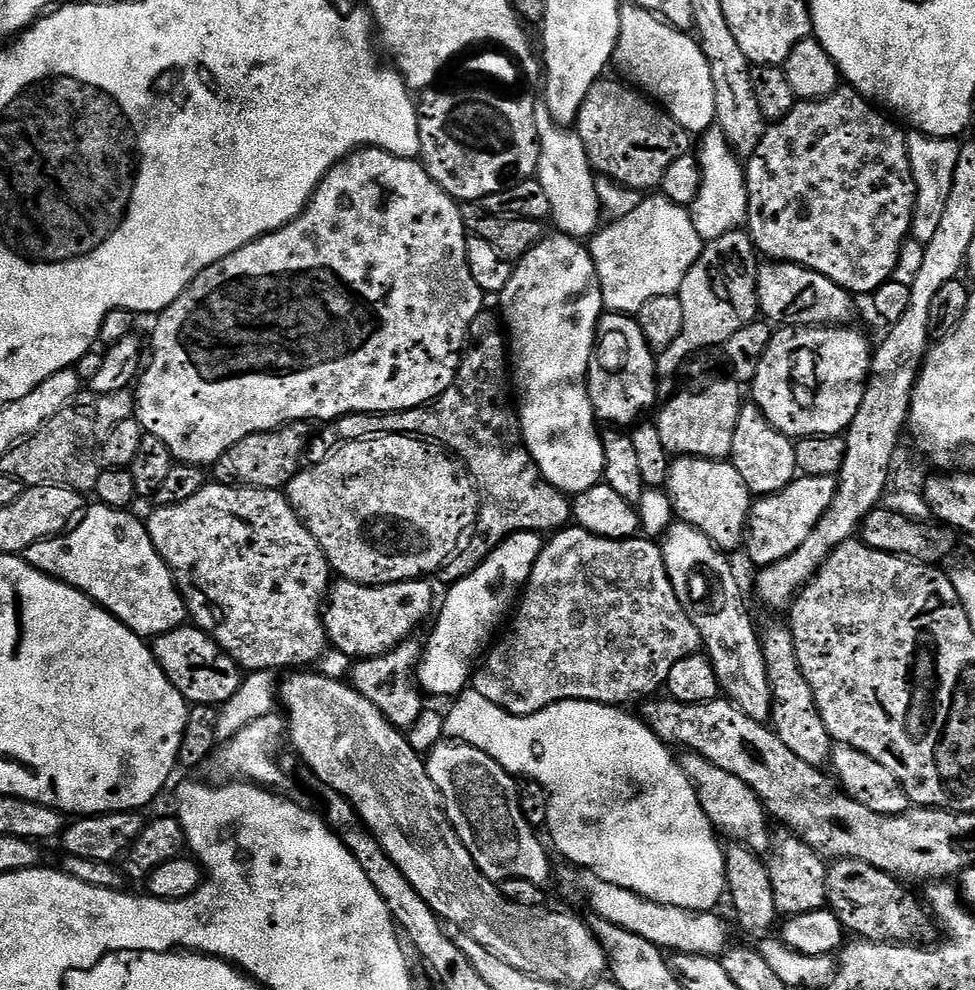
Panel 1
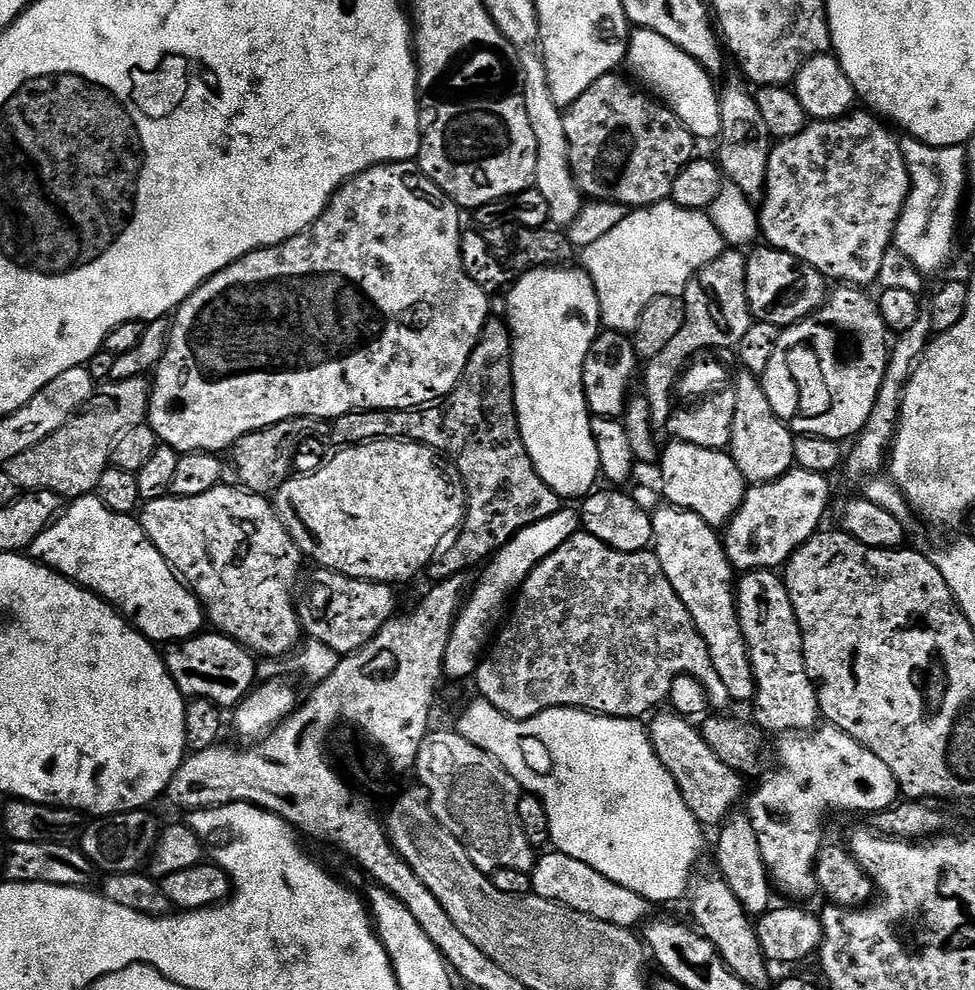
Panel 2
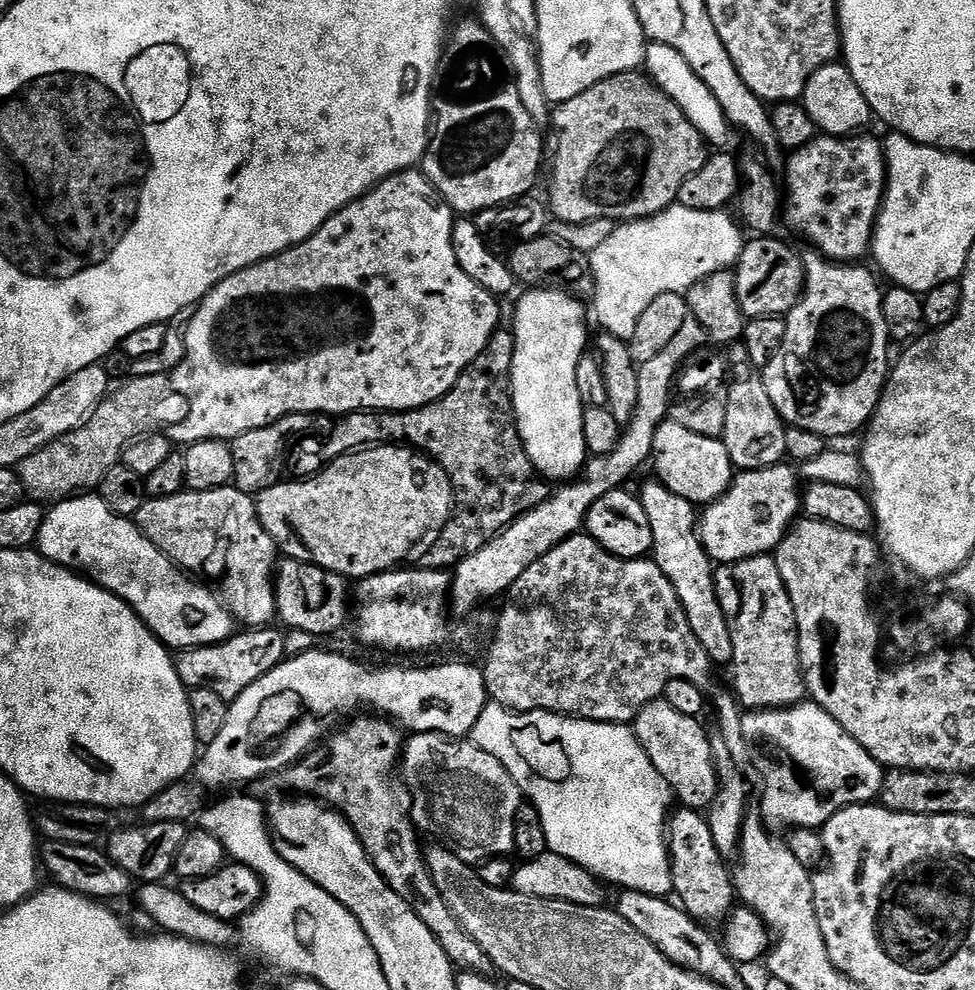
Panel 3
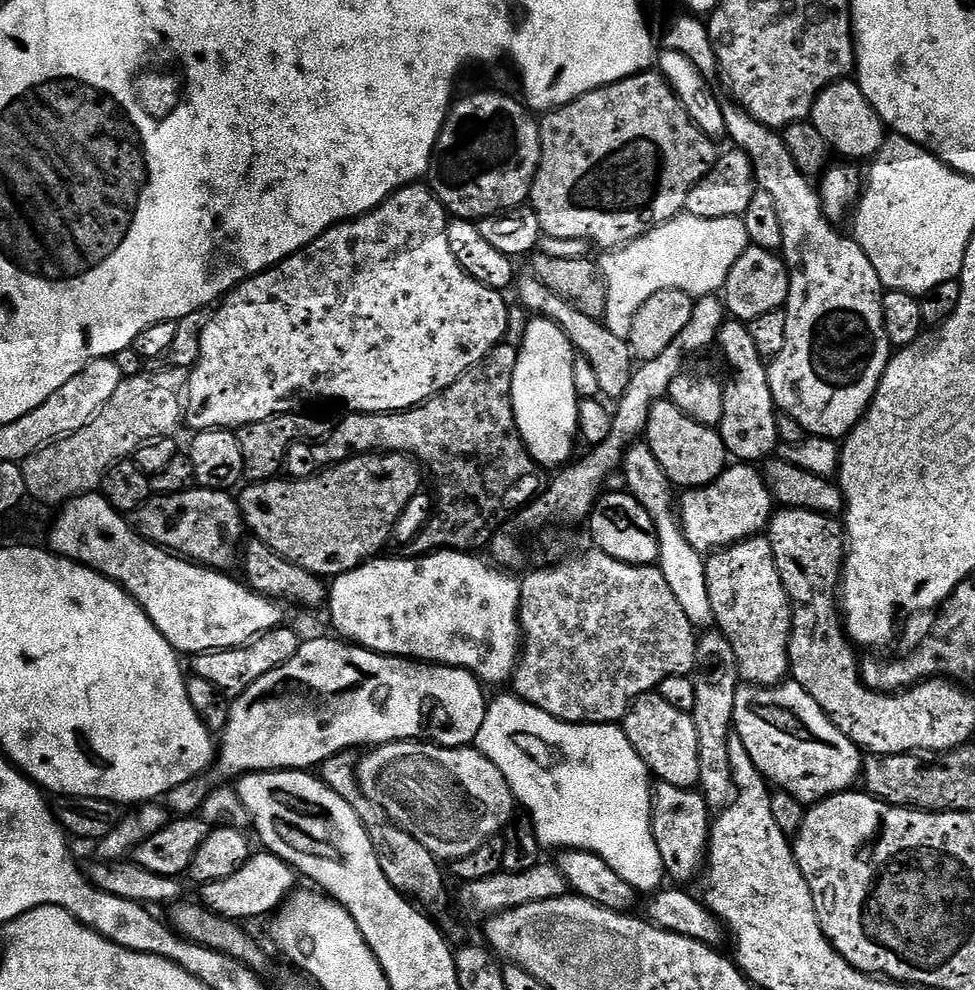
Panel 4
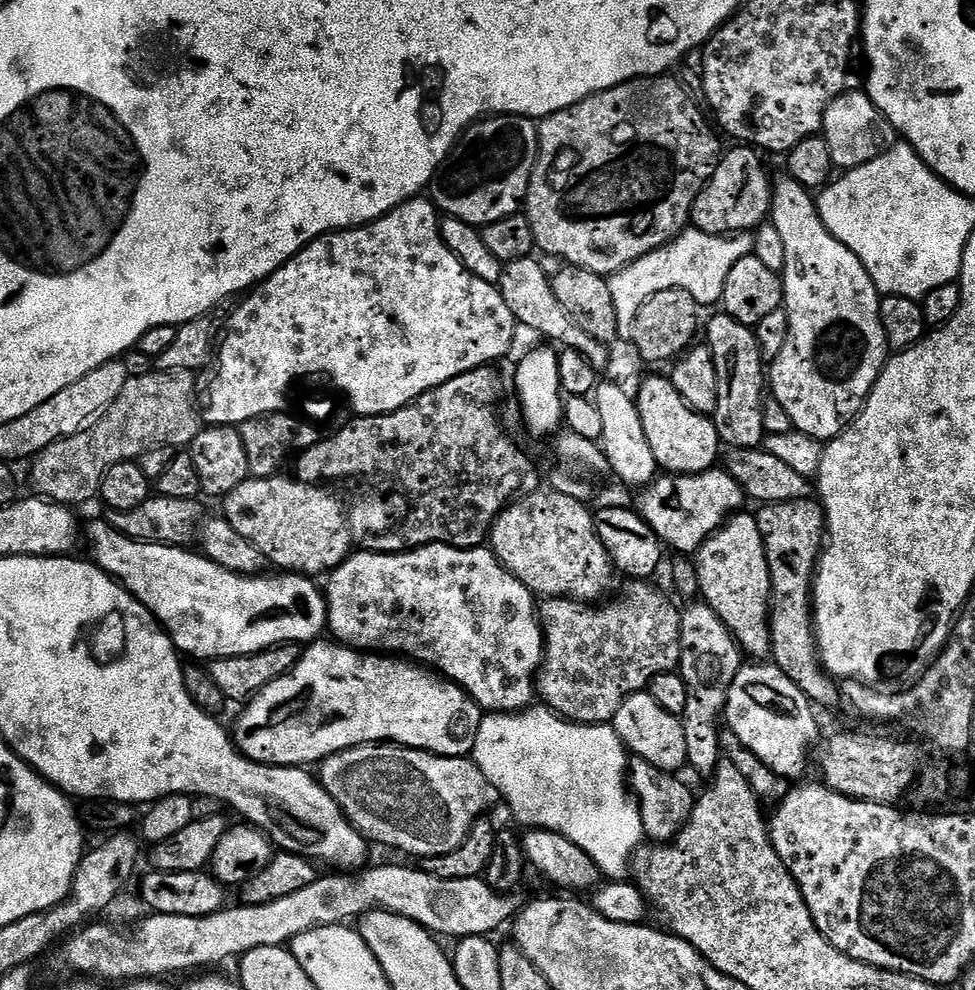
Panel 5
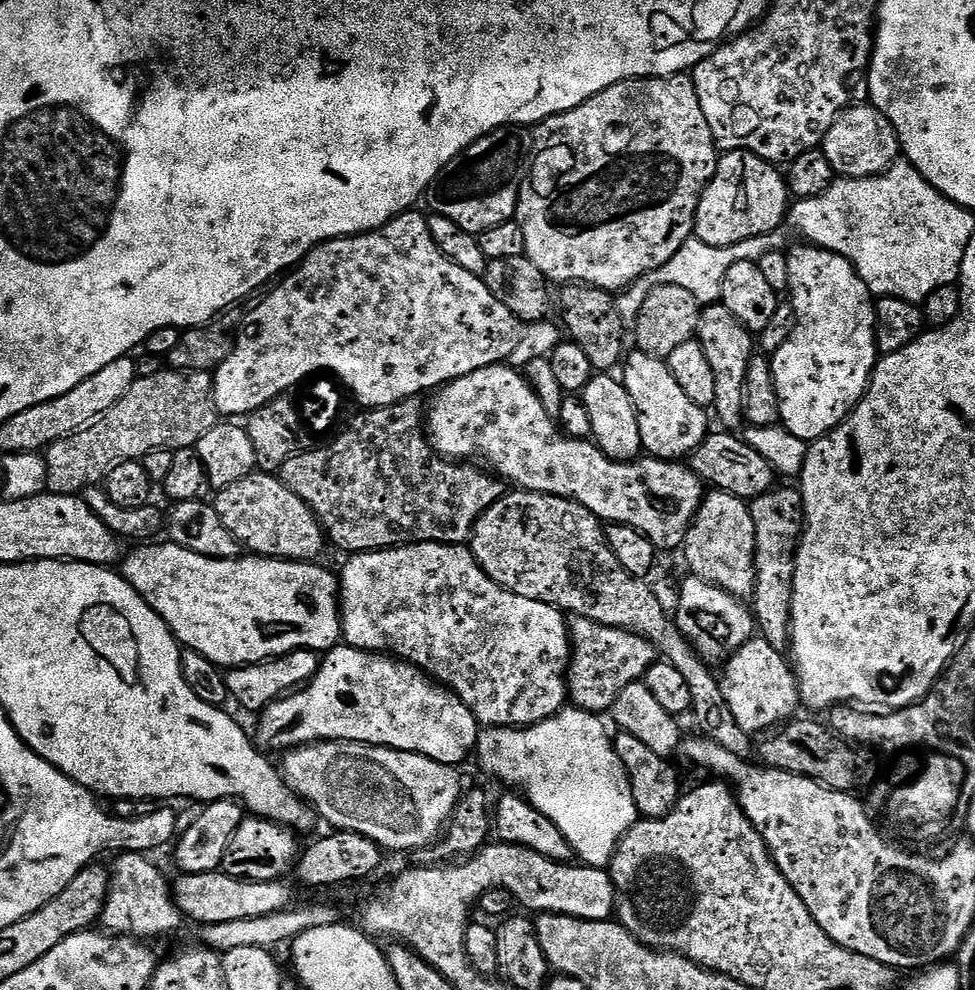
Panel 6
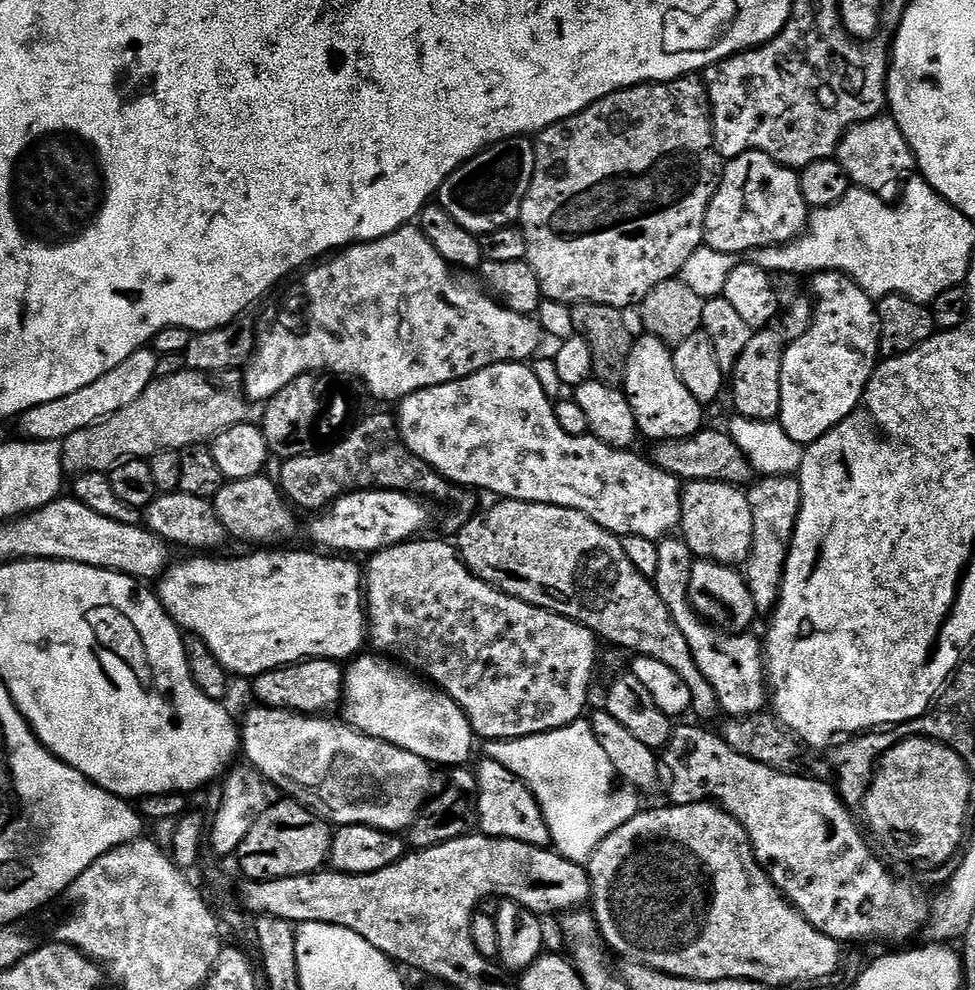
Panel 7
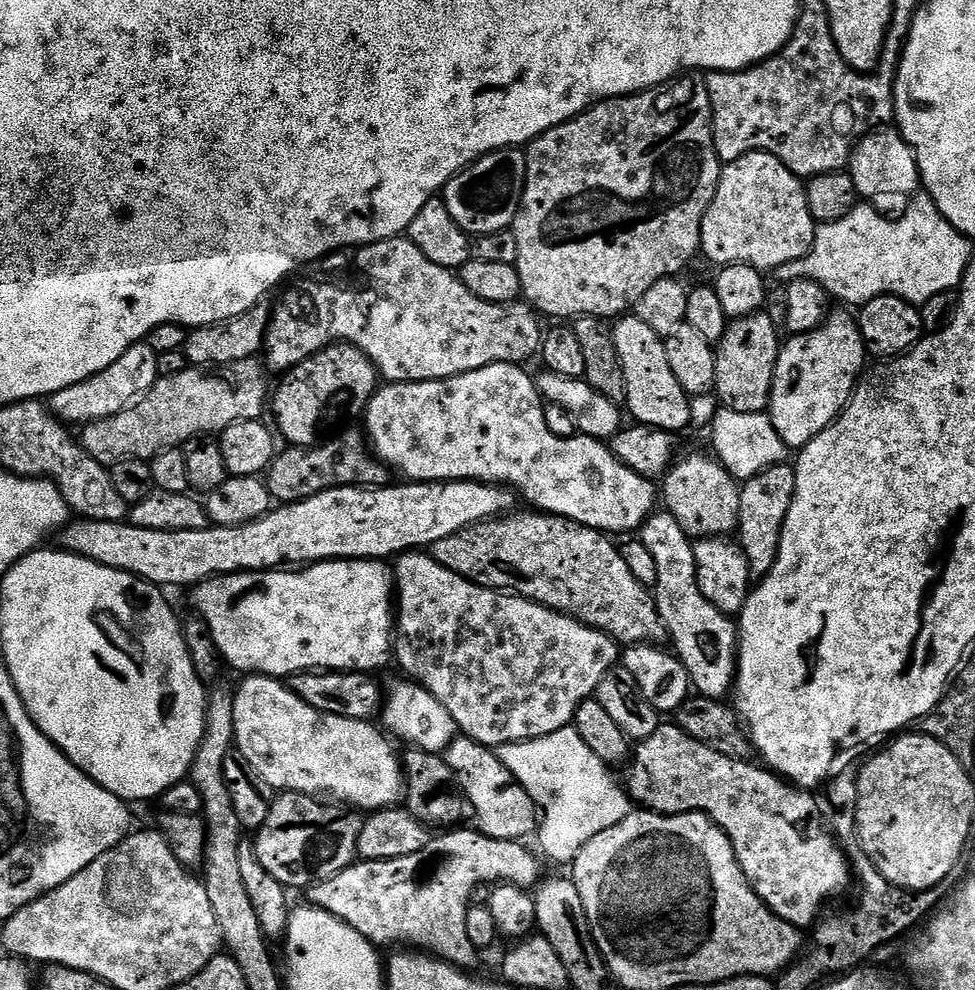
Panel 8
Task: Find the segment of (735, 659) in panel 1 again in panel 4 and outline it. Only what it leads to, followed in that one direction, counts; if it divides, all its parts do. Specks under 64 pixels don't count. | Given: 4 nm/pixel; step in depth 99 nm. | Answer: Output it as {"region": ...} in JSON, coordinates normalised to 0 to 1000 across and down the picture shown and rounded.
{"region":[[[653,446],[640,458],[638,478],[642,495],[651,505],[656,508],[658,515],[667,519],[667,523],[673,532],[675,539],[675,556],[677,564],[675,573],[678,580],[687,591],[687,596],[691,596],[691,604],[695,604],[695,612],[704,619],[704,624],[708,624],[711,634],[715,636],[726,636],[731,633],[730,613],[728,612],[728,600],[724,592],[724,566],[719,559],[704,547],[702,537],[697,533],[694,514],[691,512],[691,490],[683,483],[679,471],[675,471],[675,465],[667,455],[663,446]]]}

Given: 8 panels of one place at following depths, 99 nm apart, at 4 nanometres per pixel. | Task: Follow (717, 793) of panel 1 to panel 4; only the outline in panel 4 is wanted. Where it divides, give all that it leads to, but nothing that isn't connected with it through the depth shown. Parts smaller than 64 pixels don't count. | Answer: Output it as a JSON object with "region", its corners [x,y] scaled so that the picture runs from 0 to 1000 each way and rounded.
{"region":[[[666,701],[649,711],[638,728],[638,734],[642,745],[646,745],[646,754],[650,754],[674,789],[709,798],[717,793],[716,737],[710,728],[710,720],[691,717],[691,713],[679,709],[676,701]]]}

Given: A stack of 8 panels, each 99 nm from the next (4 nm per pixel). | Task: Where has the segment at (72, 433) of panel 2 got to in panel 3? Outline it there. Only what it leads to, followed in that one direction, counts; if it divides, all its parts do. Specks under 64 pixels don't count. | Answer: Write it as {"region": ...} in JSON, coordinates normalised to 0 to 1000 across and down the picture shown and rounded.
{"region":[[[154,378],[153,380],[132,379],[126,386],[120,387],[107,401],[107,405],[96,414],[96,418],[80,434],[72,438],[64,438],[55,446],[43,451],[31,463],[27,463],[18,470],[21,486],[25,492],[28,504],[33,507],[61,507],[79,499],[89,498],[91,495],[102,494],[109,475],[124,468],[127,452],[134,444],[149,440],[151,436],[163,436],[173,427],[172,407],[178,404],[175,383],[169,378]]]}

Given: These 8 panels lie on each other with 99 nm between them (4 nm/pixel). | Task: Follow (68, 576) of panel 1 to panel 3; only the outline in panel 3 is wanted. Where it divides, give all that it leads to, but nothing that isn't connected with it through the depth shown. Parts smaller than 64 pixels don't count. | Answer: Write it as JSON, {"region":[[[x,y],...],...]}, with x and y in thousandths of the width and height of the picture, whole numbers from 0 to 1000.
{"region":[[[79,499],[54,508],[45,518],[37,549],[41,561],[51,568],[74,575],[75,578],[93,586],[95,590],[101,590],[128,606],[143,620],[145,628],[173,656],[188,657],[226,651],[239,641],[240,627],[234,615],[230,613],[229,605],[213,595],[216,593],[202,588],[196,581],[182,574],[175,566],[171,566],[144,538],[142,530],[132,522],[117,519],[117,515],[113,515],[113,511],[109,511],[109,507],[101,499]]]}

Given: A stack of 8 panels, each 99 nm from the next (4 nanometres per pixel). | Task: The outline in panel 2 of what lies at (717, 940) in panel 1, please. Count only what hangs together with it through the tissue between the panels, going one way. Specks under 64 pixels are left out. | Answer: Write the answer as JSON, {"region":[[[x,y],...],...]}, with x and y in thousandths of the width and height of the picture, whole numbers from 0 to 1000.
{"region":[[[563,859],[559,865],[557,862],[551,868],[544,884],[545,904],[560,907],[560,911],[581,915],[593,923],[613,927],[613,931],[626,931],[626,935],[652,939],[670,924],[669,910],[658,907],[658,903],[650,903],[650,899],[642,899],[642,895],[634,895],[634,891],[626,891],[622,883],[613,883],[609,875],[601,875],[601,871],[593,871],[593,867],[585,867],[585,863],[576,863],[569,859]]]}

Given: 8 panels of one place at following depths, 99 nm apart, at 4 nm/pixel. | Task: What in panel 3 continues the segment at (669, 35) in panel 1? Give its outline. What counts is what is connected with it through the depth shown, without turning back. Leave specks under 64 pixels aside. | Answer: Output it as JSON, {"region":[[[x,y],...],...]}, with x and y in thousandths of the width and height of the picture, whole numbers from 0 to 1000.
{"region":[[[666,43],[661,49],[659,68],[667,80],[699,111],[699,115],[704,115],[704,119],[708,119],[708,123],[712,123],[712,127],[716,131],[716,135],[720,135],[723,145],[734,152],[743,152],[748,148],[749,126],[741,107],[736,107],[736,99],[732,99],[732,95],[728,95],[728,87],[724,87],[724,83],[720,83],[720,79],[716,79],[716,75],[712,75],[712,71],[708,71],[708,63],[704,63],[704,59],[699,59],[699,55],[695,55],[695,51],[682,44]]]}

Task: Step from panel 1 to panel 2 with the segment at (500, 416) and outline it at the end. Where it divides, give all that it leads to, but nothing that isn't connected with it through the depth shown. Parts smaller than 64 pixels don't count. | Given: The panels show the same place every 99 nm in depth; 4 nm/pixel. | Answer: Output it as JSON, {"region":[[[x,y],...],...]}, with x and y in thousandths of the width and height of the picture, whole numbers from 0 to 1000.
{"region":[[[516,322],[498,325],[468,393],[454,404],[434,412],[360,416],[339,425],[338,432],[345,451],[413,442],[447,454],[468,470],[480,498],[480,512],[464,554],[456,553],[439,570],[440,587],[450,588],[479,579],[487,570],[495,571],[531,535],[564,523],[576,512],[576,503],[552,479],[533,437],[525,393],[525,335]]]}

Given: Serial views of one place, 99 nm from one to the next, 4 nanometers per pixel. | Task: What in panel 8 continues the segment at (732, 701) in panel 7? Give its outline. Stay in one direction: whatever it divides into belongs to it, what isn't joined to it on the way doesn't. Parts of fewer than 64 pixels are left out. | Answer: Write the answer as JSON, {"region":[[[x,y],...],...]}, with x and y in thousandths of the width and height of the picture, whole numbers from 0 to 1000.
{"region":[[[674,515],[655,534],[654,543],[671,560],[675,571],[675,588],[671,595],[675,620],[681,629],[688,654],[706,678],[709,694],[727,707],[743,707],[752,698],[755,686],[755,665],[757,662],[757,634],[746,621],[737,618],[718,599],[714,587],[714,565],[710,555],[711,546],[695,531],[684,515]]]}

